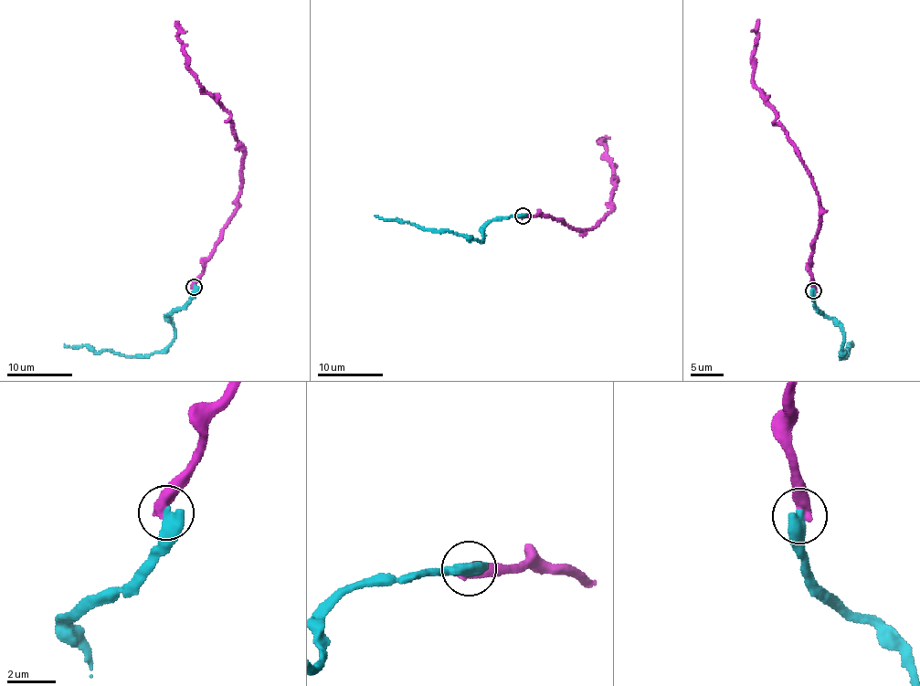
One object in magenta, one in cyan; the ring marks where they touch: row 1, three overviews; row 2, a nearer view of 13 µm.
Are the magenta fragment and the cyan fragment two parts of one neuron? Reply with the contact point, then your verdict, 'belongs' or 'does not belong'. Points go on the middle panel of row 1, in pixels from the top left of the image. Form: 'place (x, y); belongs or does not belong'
place (523, 216); does not belong

